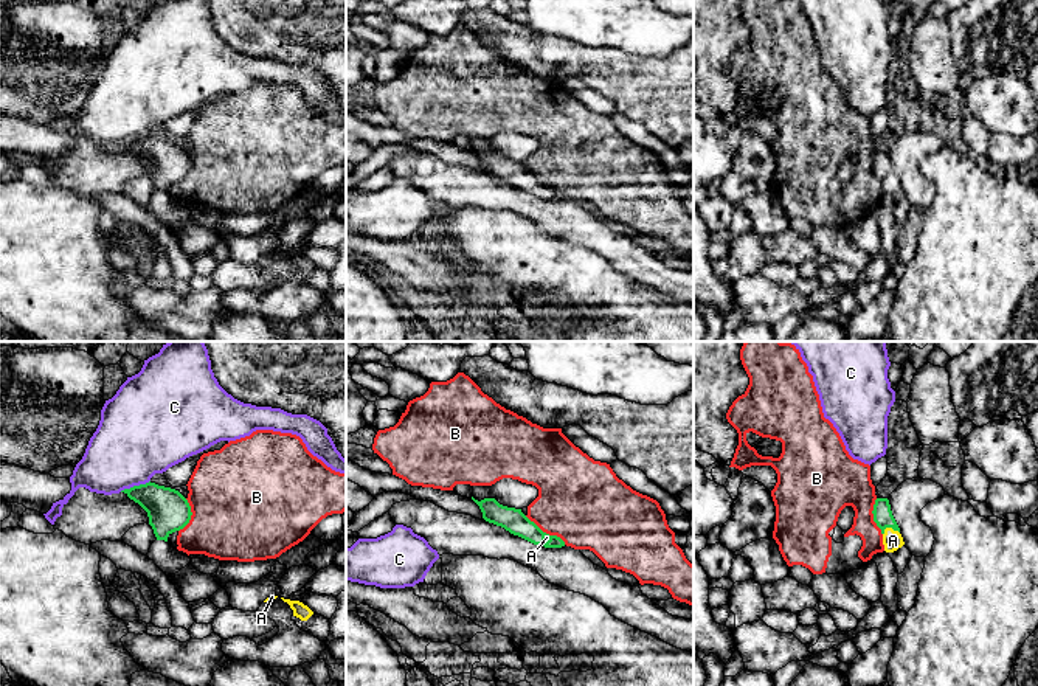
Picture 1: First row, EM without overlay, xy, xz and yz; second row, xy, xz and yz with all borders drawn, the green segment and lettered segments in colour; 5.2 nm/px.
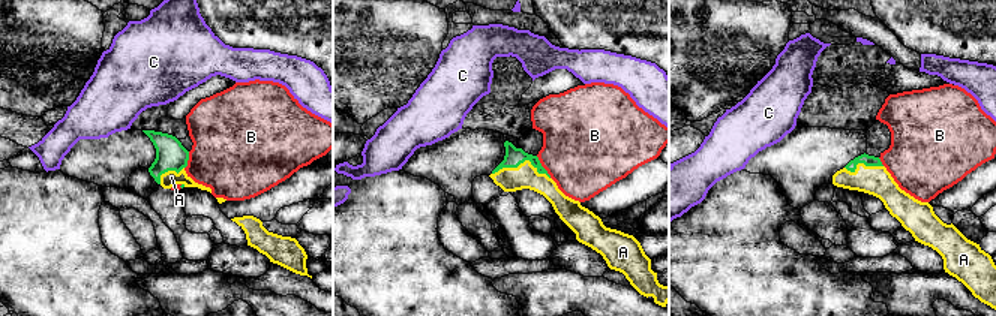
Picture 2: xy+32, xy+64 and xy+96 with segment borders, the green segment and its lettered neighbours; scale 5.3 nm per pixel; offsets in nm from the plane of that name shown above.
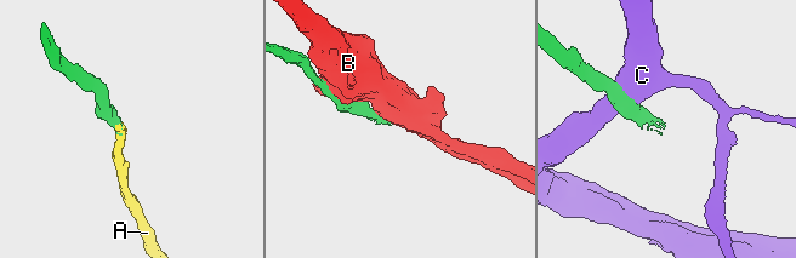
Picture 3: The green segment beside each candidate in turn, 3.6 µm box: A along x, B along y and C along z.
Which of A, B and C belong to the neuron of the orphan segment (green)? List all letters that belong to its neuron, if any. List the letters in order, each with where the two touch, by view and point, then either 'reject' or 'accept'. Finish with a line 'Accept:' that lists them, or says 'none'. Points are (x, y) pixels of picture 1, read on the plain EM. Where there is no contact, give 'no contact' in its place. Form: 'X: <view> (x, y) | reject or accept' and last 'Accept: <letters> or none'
A: yz (891, 179) | accept
B: xz (545, 185) | reject
C: xy (134, 138) | reject
Accept: A

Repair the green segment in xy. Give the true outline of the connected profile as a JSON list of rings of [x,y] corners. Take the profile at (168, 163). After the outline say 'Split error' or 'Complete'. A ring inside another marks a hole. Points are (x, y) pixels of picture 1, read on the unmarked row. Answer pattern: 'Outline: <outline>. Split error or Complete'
Outline: [[[149,133],[121,144],[147,165],[157,192],[168,194],[172,185],[183,182],[191,172],[191,158],[175,141]]]. Complete

